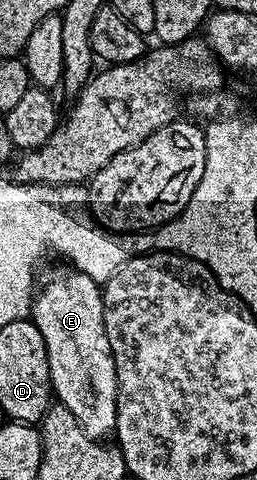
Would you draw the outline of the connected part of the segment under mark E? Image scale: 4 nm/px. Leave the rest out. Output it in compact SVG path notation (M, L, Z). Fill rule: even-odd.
M66 267L63 273L56 274L43 289L41 286L37 290L32 301L32 320L40 335L44 335L53 396L75 417L88 436L95 439L109 438L106 436L111 436L116 427L118 384L112 347L108 347L108 335L104 331L104 307L99 282L88 279L88 275L79 269Z

